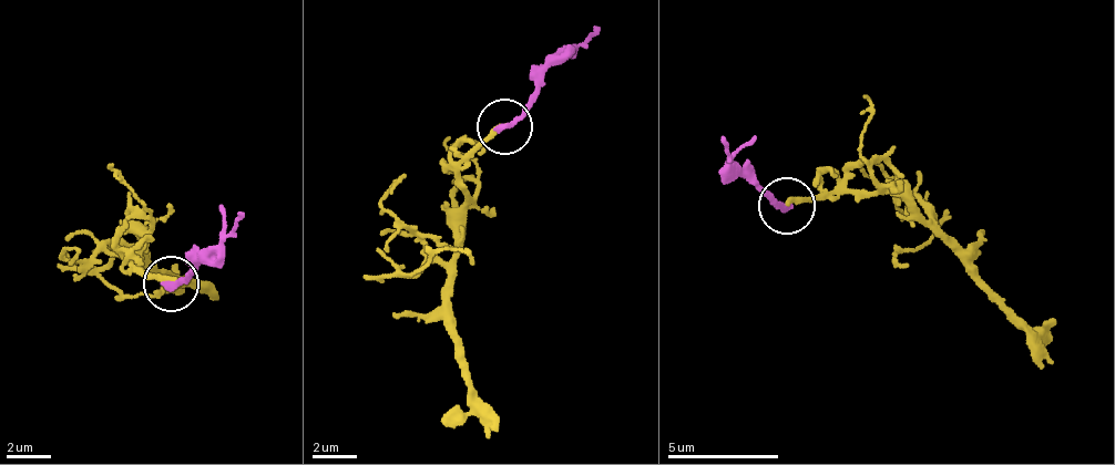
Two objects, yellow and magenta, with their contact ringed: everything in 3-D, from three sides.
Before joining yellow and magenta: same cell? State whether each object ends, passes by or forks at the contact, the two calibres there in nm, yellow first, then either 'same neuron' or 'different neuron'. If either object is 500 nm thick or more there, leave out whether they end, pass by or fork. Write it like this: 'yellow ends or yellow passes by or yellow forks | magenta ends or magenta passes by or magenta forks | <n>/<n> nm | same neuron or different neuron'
yellow ends | magenta ends | 260/320 nm | different neuron

